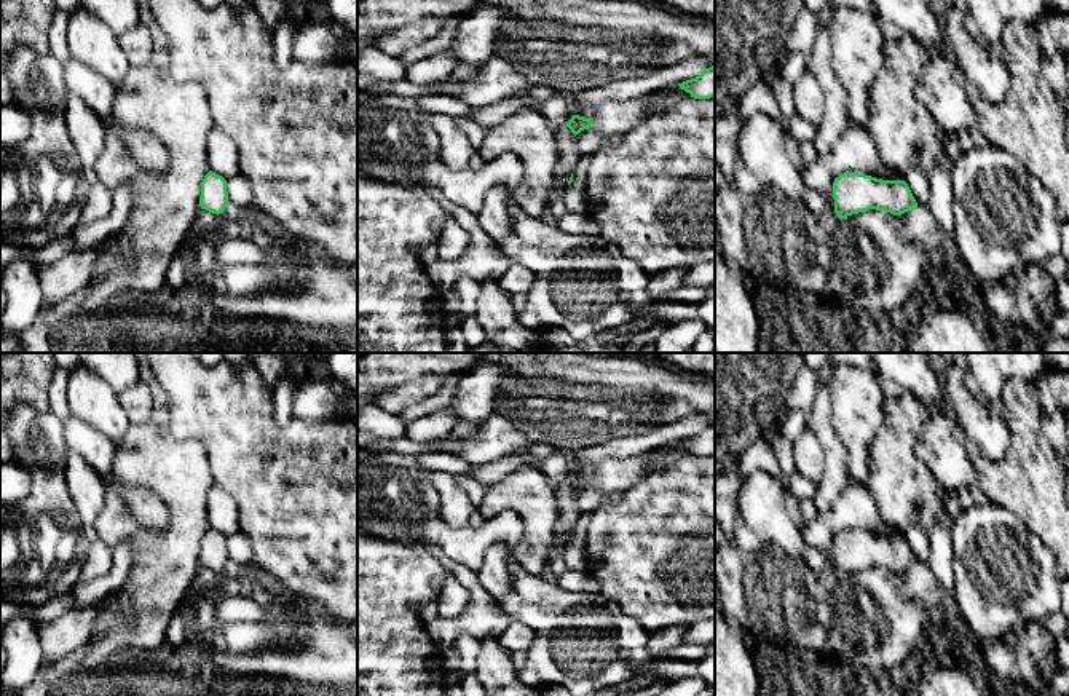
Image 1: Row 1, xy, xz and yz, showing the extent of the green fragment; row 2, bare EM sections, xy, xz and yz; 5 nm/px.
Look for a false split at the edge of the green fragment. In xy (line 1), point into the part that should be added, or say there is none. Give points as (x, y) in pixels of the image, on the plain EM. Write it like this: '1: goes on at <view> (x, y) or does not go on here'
1: does not go on here

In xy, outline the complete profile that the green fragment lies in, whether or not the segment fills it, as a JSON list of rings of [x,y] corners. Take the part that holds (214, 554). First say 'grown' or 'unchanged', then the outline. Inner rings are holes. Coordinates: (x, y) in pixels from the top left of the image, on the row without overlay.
unchanged; [[[209,528],[201,540],[201,554],[199,564],[212,571],[222,571],[225,565],[230,562],[227,538]]]

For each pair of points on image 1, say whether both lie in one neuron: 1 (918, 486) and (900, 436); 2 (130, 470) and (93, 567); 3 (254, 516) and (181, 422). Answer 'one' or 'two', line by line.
1: one
2: two
3: one

